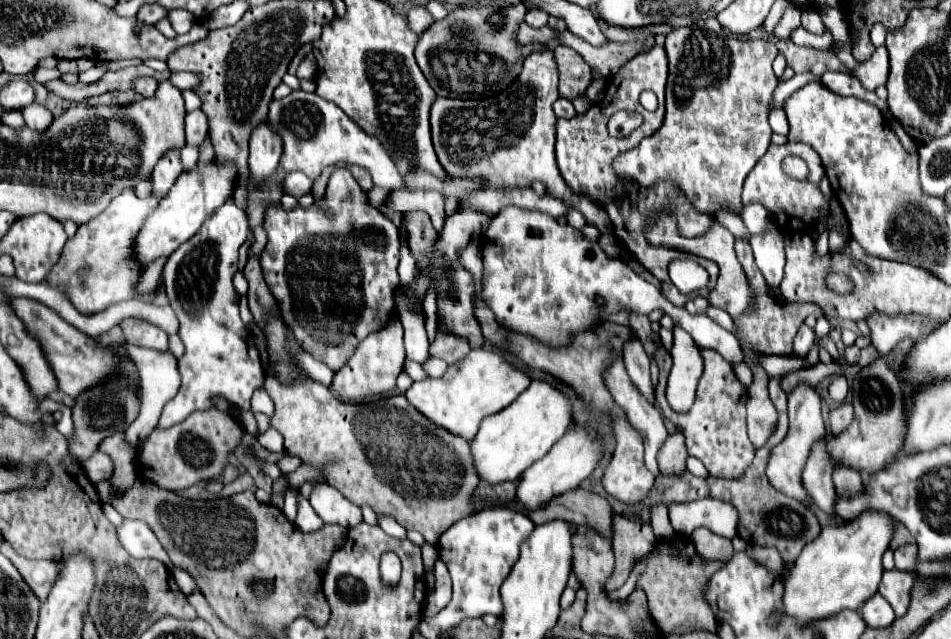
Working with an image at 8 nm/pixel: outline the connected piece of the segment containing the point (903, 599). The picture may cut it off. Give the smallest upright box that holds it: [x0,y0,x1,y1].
[878,566,918,618]

